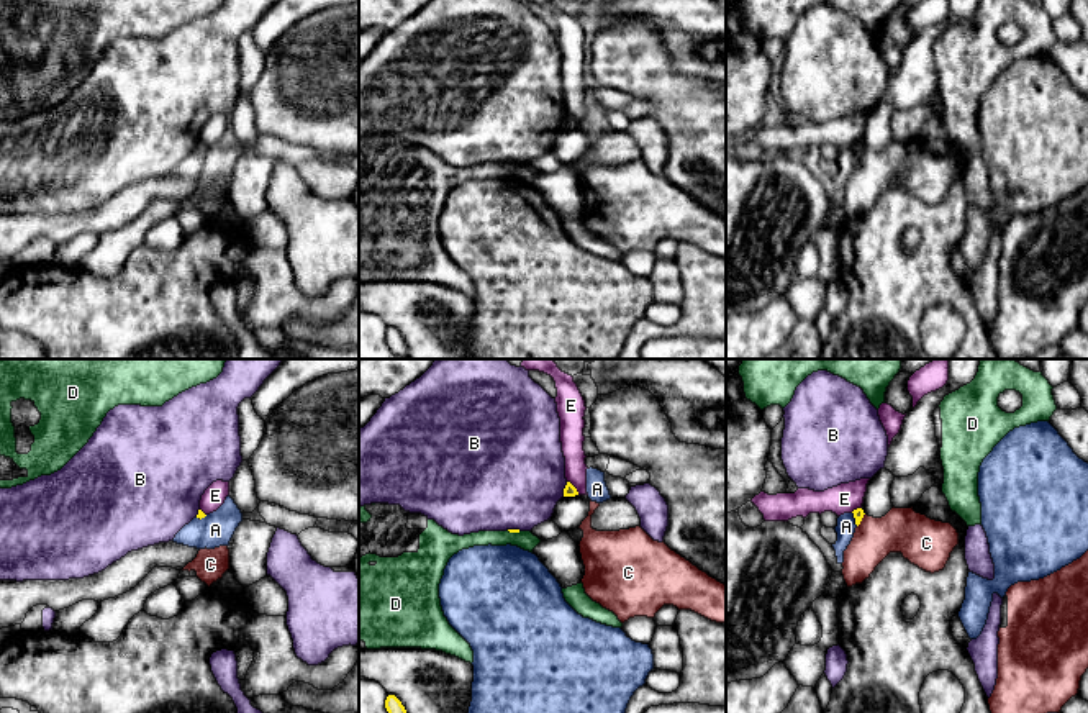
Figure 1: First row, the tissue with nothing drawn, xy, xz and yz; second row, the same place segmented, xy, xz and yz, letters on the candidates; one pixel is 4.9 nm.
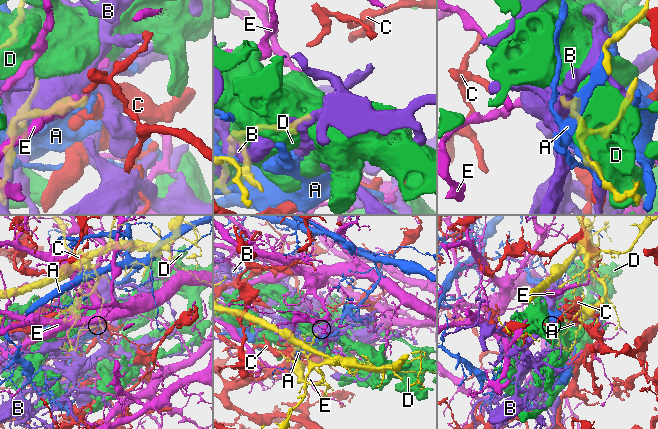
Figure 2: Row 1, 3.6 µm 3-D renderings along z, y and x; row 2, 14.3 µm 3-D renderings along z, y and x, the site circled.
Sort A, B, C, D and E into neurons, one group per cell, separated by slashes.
A / B / C / D / E

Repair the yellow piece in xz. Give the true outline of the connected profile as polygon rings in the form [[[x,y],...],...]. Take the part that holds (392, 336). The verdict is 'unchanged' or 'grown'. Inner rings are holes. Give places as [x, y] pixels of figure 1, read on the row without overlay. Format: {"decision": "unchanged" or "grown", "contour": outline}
{"decision": "unchanged", "contour": [[[388,328],[385,333],[385,341],[388,347],[400,356],[408,356],[408,347],[401,334],[395,328]]]}

